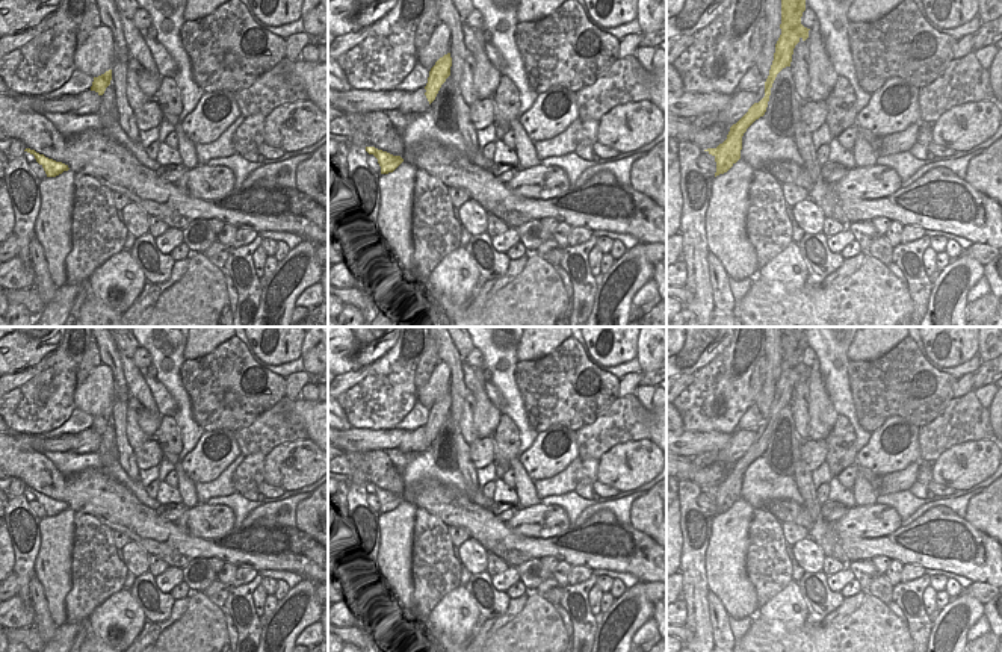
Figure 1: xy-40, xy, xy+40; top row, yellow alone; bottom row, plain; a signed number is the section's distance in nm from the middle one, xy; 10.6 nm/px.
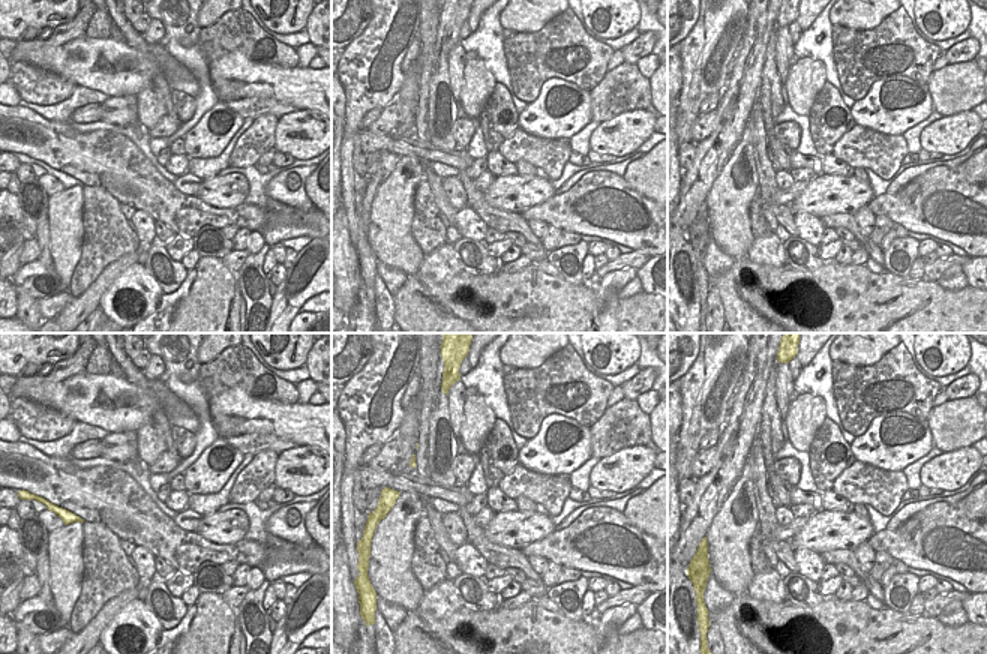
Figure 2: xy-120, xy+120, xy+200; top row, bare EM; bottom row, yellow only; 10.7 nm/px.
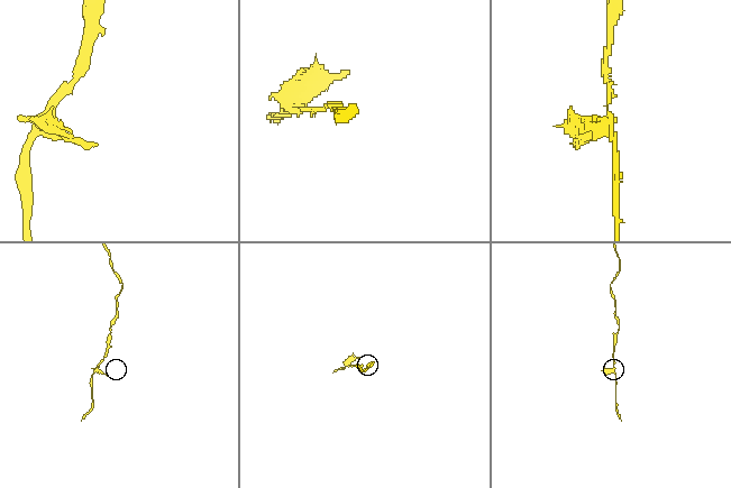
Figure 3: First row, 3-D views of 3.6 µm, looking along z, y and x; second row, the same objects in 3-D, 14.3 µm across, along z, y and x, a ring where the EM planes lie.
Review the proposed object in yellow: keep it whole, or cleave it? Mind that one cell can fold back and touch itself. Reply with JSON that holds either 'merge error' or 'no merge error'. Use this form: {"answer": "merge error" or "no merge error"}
{"answer": "no merge error"}

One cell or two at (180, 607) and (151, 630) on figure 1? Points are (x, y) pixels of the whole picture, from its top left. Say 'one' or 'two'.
one

